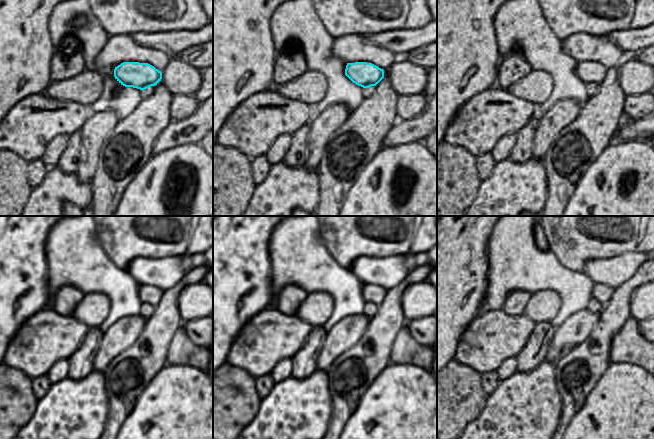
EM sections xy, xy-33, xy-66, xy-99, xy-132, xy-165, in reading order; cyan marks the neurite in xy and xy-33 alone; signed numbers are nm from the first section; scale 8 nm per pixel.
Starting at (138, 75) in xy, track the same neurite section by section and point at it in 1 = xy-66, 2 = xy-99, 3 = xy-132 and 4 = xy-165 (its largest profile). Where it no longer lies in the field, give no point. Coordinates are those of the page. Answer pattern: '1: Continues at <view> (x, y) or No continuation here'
1: Continues at xy-66 (594, 73)
2: Continues at xy-99 (150, 296)
3: Continues at xy-132 (374, 295)
4: Continues at xy-165 (603, 293).

